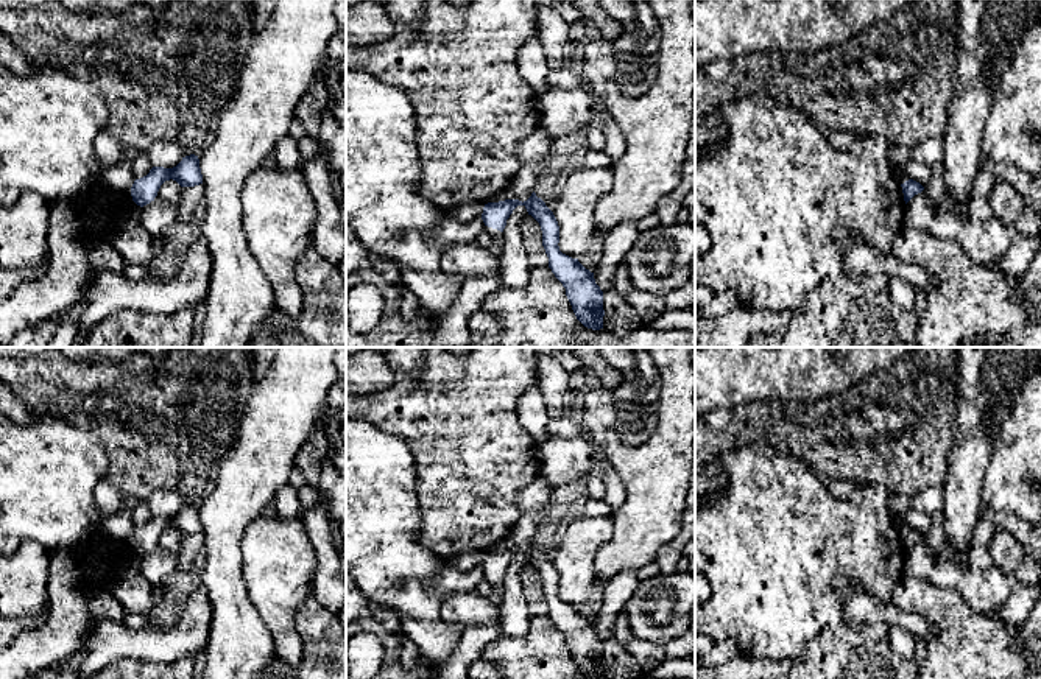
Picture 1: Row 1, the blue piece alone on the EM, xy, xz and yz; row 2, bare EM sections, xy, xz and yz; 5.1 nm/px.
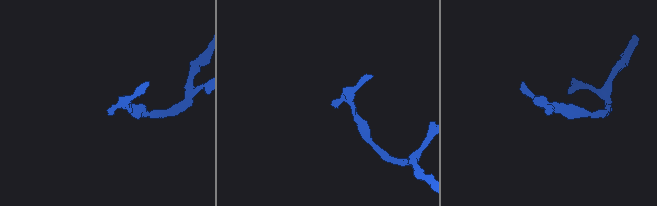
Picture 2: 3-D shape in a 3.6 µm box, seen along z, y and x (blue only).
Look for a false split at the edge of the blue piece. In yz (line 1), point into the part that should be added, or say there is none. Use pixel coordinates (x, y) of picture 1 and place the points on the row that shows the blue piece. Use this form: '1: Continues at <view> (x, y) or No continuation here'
1: No continuation here

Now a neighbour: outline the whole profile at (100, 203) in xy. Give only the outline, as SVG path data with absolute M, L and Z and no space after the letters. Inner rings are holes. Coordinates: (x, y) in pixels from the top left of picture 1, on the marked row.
M97 182L90 190L79 196L83 201L78 215L81 220L98 220L100 227L106 232L101 238L111 243L118 224L118 210L126 206L126 195L117 193L109 187Z

